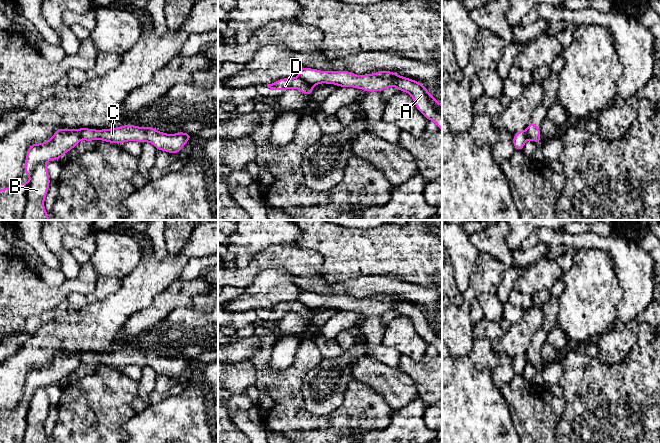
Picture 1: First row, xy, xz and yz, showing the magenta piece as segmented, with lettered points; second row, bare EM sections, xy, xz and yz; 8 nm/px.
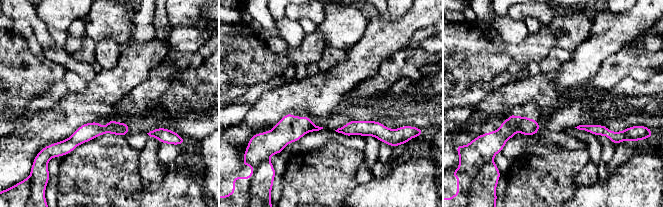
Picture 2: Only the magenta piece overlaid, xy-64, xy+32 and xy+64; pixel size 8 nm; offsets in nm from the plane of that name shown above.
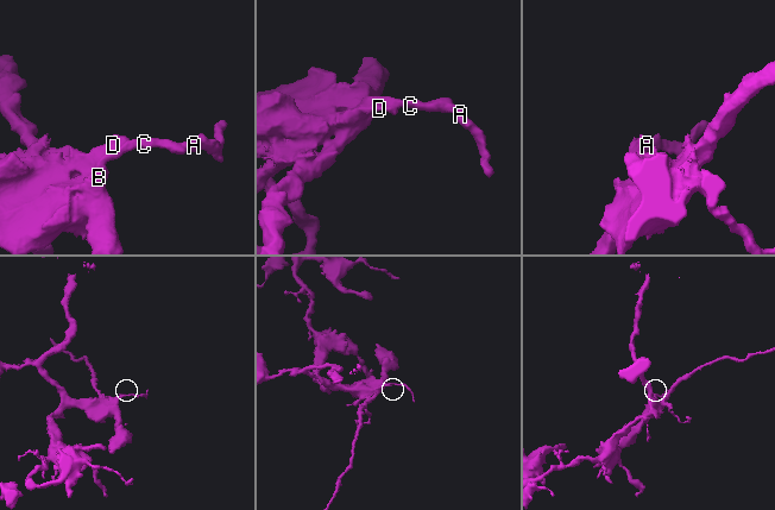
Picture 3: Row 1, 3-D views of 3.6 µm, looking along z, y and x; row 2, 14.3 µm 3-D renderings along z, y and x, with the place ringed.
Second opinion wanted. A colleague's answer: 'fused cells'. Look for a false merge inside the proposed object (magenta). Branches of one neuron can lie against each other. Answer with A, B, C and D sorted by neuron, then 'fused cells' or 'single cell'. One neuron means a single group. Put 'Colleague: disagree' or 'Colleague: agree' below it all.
A B C / D; fused cells
Colleague: agree

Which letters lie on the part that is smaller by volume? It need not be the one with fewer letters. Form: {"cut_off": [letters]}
{"cut_off": ["A", "B", "C"]}

